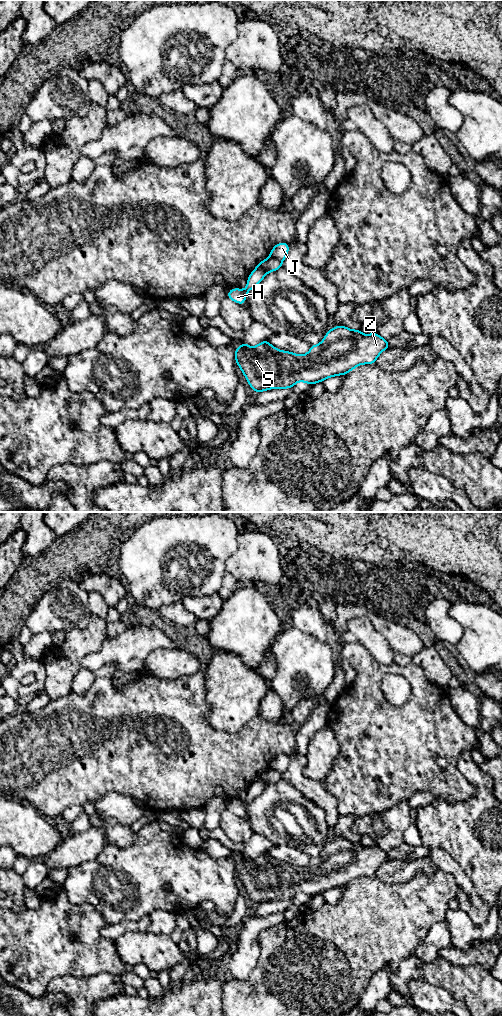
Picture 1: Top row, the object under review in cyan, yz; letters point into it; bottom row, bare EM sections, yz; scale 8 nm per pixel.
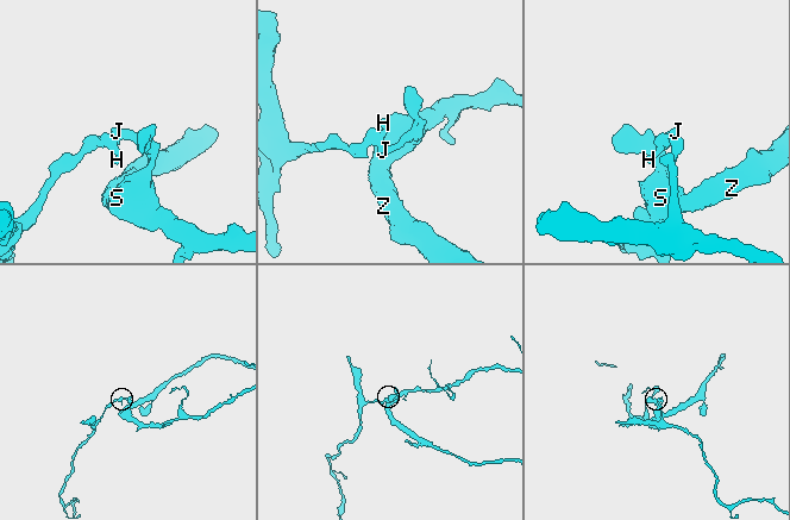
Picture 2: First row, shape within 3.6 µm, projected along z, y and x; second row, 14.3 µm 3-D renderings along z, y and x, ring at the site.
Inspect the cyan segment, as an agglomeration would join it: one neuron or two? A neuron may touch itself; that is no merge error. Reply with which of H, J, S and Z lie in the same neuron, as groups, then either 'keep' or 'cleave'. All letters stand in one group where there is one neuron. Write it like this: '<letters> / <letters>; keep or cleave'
H / J S Z; cleave

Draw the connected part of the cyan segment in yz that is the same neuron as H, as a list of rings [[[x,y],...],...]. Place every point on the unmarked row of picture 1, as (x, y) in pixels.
[[[269,769],[260,774],[254,783],[249,787],[247,791],[247,798],[245,802],[233,800],[228,803],[227,809],[238,816],[244,817],[247,805],[257,798],[268,784],[276,783],[282,779],[282,774]]]

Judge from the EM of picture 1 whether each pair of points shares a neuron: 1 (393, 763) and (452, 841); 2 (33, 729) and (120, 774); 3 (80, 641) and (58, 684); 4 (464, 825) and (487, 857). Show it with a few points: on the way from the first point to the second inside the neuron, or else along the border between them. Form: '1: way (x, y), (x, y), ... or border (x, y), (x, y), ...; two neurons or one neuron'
1: border (435, 798), (449, 802), (458, 802); two neurons
2: way (55, 749), (87, 749), (93, 755), (98, 755); one neuron
3: way (71, 652), (71, 660), (60, 673); one neuron
4: way (471, 833), (482, 849); one neuron

